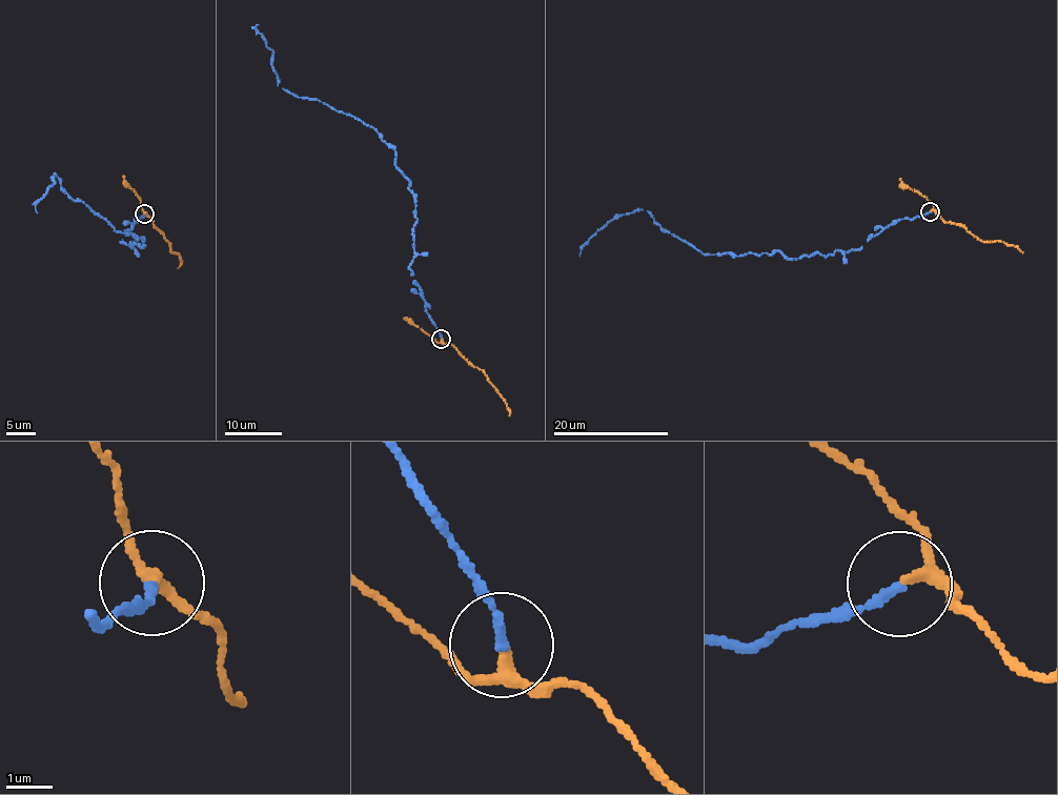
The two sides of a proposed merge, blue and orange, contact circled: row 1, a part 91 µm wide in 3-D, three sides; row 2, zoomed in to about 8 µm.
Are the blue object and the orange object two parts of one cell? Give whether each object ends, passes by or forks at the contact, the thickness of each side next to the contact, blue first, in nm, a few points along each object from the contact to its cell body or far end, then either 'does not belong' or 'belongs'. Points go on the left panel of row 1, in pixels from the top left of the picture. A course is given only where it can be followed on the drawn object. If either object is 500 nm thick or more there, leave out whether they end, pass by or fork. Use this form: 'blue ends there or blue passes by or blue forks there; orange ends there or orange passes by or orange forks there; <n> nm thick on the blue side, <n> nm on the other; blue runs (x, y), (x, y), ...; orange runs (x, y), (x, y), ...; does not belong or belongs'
blue ends there; orange passes by; 190 nm thick on the blue side, 200 nm on the other; blue runs (144, 213), (121, 243), (143, 246), (72, 200), (56, 174), (37, 212); orange runs (144, 213), (170, 245), (170, 251), (180, 257), (178, 268); belongs

